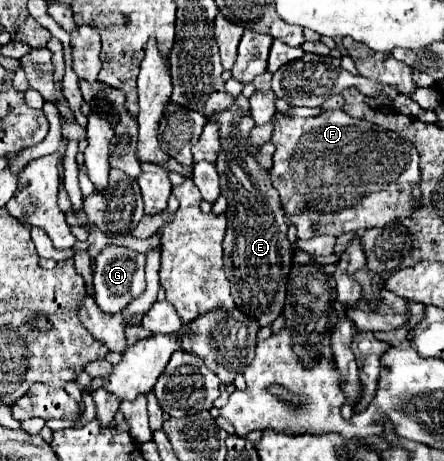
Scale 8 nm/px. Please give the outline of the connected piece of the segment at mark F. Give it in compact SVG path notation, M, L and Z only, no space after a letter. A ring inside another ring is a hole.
M342 109L322 111L320 115L314 115L314 117L296 117L296 115L276 113L274 123L276 125L274 125L274 133L272 133L272 143L276 145L276 153L274 153L274 167L272 167L272 185L278 189L280 201L286 209L286 213L290 215L292 223L296 223L300 239L308 239L308 237L322 235L322 233L336 237L336 235L342 235L348 231L364 231L370 227L384 227L396 219L410 217L420 207L420 185L418 185L420 183L420 153L414 145L392 145L392 139L388 139L388 135L392 135L392 133L386 133L386 139L382 139L384 137L382 127L378 127L370 121L364 121L364 119L354 119L348 113L344 113Z

